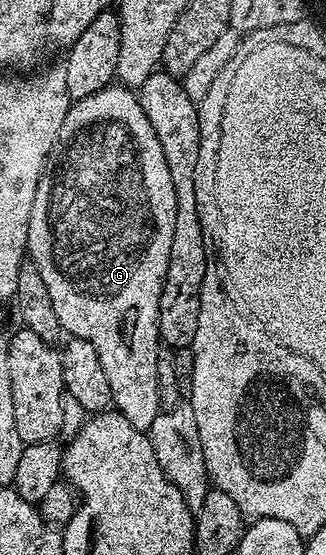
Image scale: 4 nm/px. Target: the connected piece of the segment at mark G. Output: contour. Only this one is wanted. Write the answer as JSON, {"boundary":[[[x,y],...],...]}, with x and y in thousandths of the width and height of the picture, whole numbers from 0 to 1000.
{"boundary":[[[383,155],[362,159],[313,159],[279,173],[255,171],[215,189],[196,213],[196,227],[184,227],[184,241],[166,258],[166,268],[141,285],[141,297],[123,314],[123,328],[110,335],[110,357],[98,362],[98,393],[86,393],[89,467],[110,472],[110,486],[123,486],[123,501],[135,501],[135,515],[147,515],[147,537],[160,537],[160,553],[172,559],[172,573],[184,573],[193,600],[224,609],[258,609],[294,623],[294,638],[307,638],[307,654],[319,659],[319,676],[344,694],[347,733],[417,775],[457,780],[466,760],[479,760],[491,741],[491,710],[479,703],[479,645],[491,614],[485,611],[485,553],[491,530],[515,494],[515,465],[528,458],[528,413],[540,409],[540,342],[528,335],[528,314],[515,306],[515,285],[503,270],[491,270],[491,249],[479,249],[479,234],[466,234],[466,220],[454,220],[454,205],[429,191],[420,171]]]}

